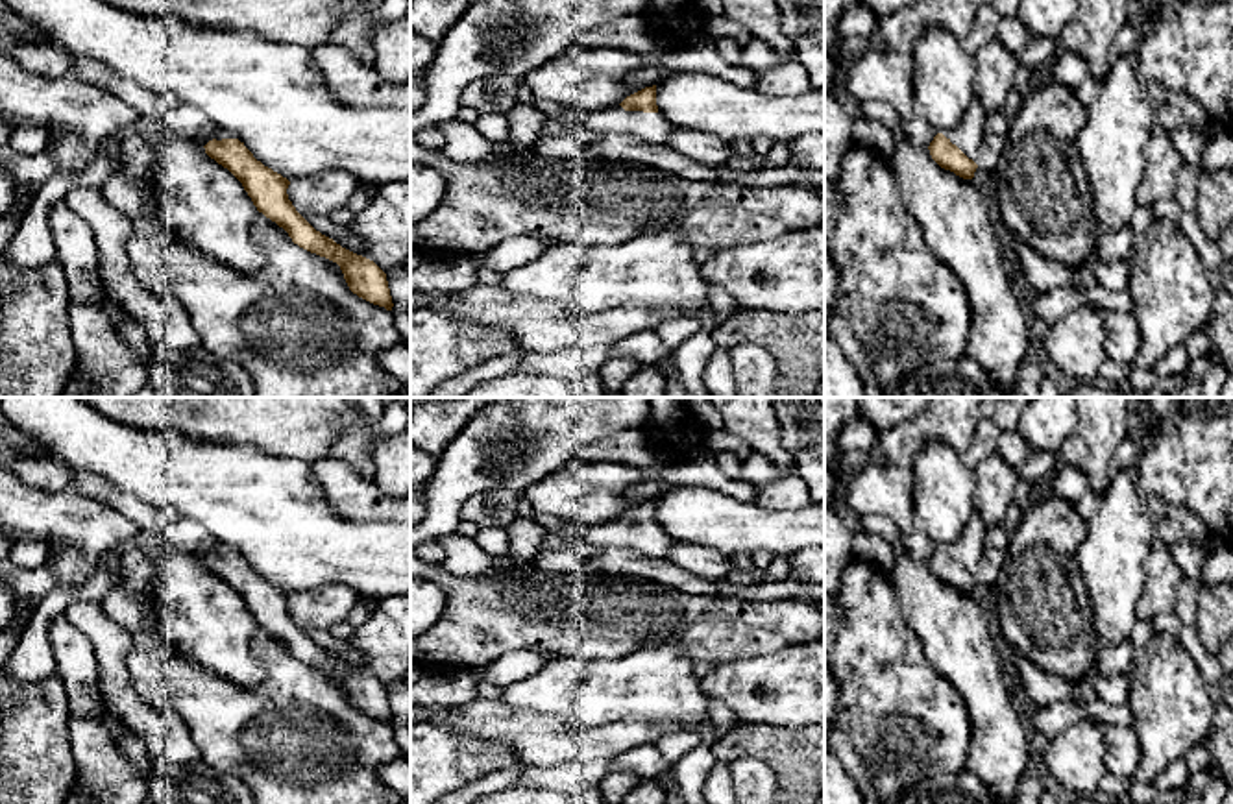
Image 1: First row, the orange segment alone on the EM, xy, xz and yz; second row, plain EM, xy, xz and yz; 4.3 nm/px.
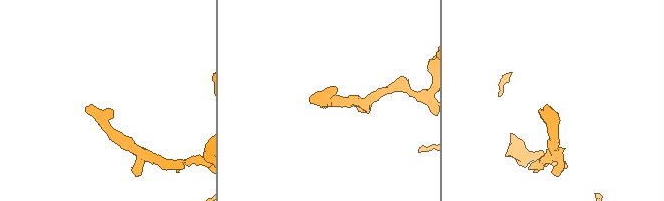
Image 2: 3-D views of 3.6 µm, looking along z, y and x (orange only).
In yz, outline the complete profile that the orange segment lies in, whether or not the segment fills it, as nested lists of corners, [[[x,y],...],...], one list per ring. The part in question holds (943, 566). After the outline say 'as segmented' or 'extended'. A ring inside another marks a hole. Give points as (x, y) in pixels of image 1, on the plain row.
[[[974,510],[956,542],[945,551],[937,547],[928,564],[932,573],[945,584],[963,593],[972,593],[978,582],[976,573],[983,551],[985,525]]]; extended

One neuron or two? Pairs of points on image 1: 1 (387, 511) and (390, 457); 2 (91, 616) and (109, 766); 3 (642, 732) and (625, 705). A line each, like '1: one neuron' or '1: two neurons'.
1: two neurons
2: two neurons
3: two neurons

